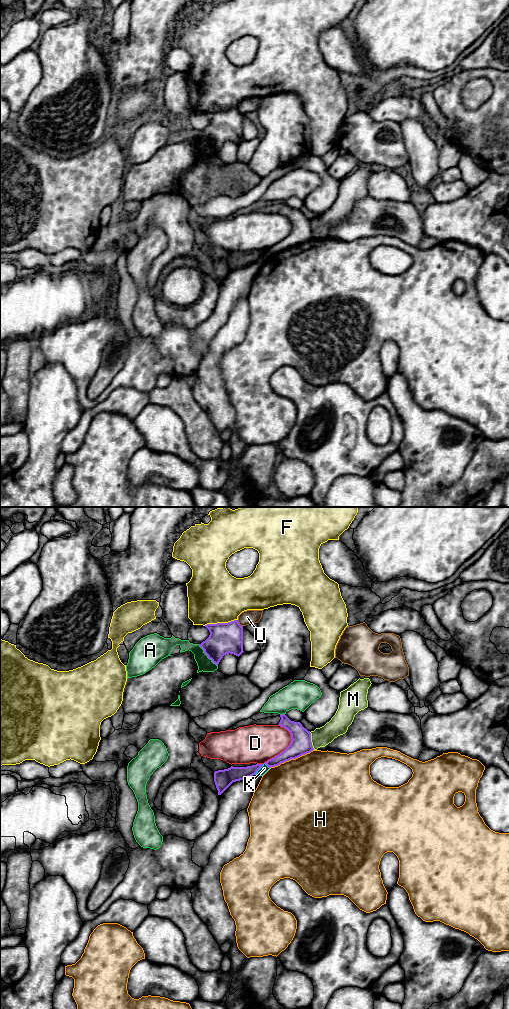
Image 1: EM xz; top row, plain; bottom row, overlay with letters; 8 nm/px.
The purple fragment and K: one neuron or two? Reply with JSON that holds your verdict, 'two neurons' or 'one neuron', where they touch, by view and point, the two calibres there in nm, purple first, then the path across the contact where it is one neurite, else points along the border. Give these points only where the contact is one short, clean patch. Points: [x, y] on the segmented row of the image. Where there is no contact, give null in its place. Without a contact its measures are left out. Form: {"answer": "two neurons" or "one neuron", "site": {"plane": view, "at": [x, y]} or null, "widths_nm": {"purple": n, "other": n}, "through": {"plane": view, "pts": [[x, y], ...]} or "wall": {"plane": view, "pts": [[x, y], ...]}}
{"answer": "two neurons", "site": {"plane": "xz", "at": [262, 765]}, "widths_nm": {"purple": 120, "other": 60}, "wall": {"plane": "xz", "pts": [[269, 767], [264, 763], [254, 774]]}}

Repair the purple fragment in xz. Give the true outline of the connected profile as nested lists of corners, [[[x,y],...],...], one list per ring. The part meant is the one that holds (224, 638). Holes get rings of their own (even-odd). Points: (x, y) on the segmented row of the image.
[[[238,620],[228,623],[207,624],[209,637],[203,641],[200,647],[204,653],[217,666],[226,654],[240,656],[243,651],[243,626]]]

